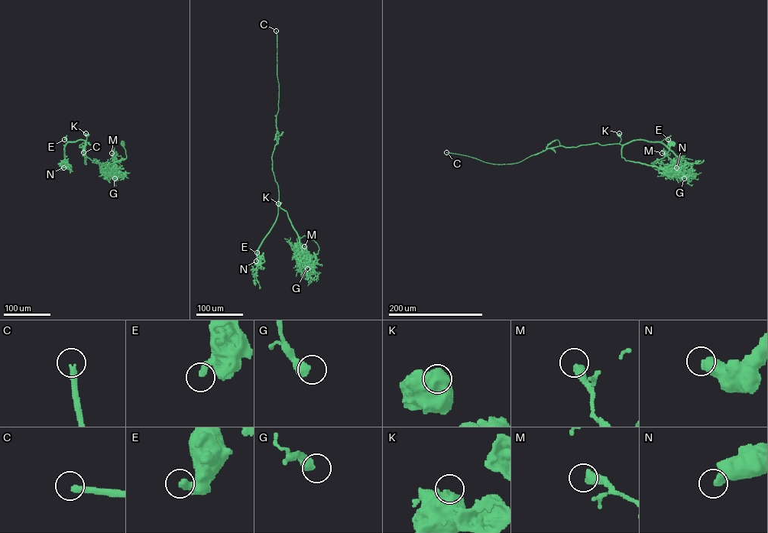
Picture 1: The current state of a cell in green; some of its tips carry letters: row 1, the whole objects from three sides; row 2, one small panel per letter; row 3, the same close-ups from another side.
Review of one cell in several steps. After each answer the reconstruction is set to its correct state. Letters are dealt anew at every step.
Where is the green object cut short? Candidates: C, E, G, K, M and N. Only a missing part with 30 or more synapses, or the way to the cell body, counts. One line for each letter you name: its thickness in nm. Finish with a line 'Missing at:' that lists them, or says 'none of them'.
C: 280 nm
G: 550 nm
Missing at: C, G

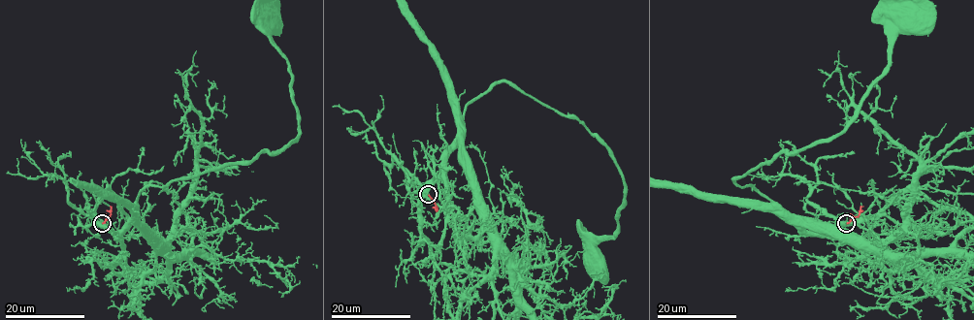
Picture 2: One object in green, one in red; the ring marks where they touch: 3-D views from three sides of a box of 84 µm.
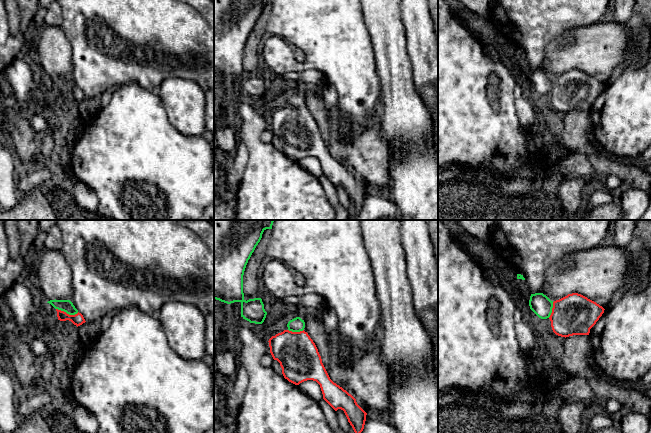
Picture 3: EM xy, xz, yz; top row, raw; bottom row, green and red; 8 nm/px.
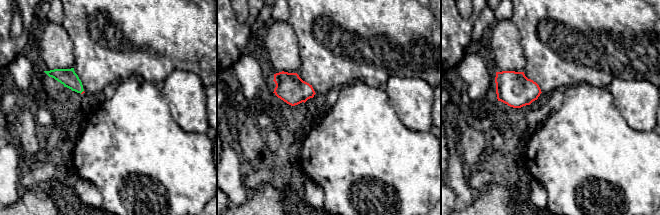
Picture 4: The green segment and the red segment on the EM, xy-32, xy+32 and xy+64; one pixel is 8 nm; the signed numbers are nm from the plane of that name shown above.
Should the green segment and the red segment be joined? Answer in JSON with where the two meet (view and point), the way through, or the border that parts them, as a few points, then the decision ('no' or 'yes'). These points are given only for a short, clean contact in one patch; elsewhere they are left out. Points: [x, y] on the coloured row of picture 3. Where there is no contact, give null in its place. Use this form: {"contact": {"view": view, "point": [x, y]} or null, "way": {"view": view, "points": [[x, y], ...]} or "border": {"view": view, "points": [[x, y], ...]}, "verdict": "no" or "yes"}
{"contact": {"view": "xy", "point": [67, 313]}, "way": {"view": "xy", "points": [[67, 306], [67, 313], [72, 314], [77, 319]]}, "verdict": "yes"}

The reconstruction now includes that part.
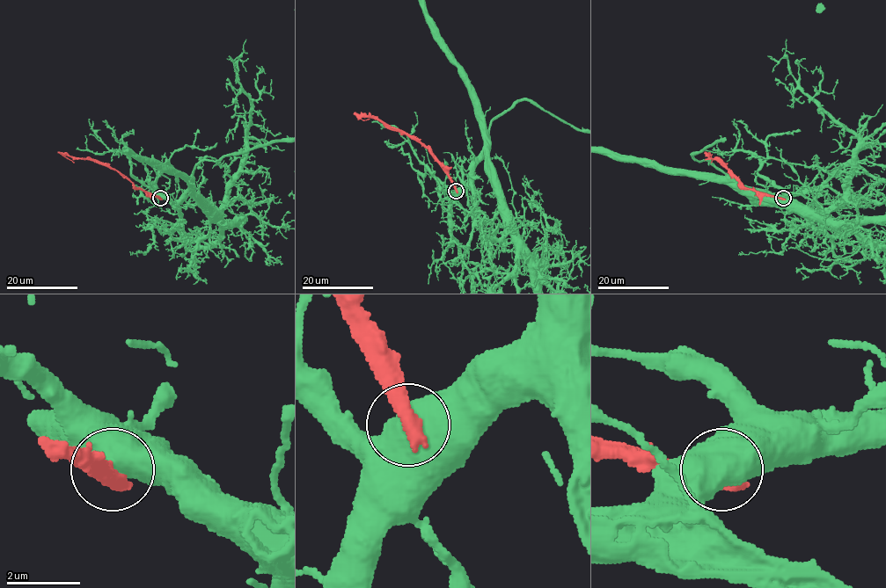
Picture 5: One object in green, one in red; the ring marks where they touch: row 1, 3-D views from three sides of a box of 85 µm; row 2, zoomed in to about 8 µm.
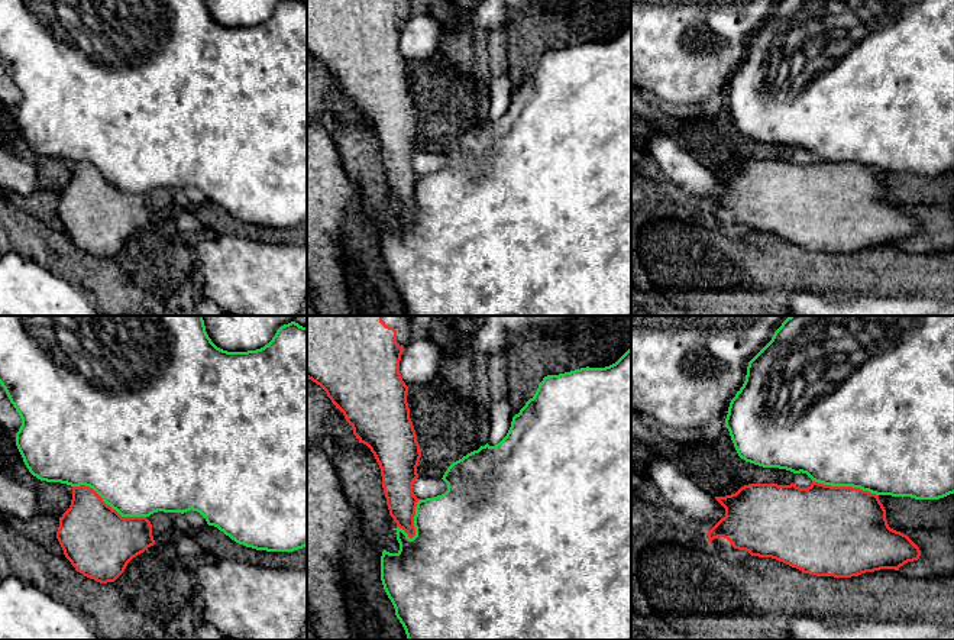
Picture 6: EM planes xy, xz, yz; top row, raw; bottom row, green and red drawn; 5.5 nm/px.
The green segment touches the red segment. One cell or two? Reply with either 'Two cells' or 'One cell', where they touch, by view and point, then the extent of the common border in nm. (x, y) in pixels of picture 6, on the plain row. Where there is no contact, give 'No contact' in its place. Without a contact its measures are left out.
Two cells. Touches green at xy (109, 180). Shared border 440 nm

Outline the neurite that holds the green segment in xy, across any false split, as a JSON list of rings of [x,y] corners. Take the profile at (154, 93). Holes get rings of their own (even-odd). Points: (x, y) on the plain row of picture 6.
[[[0,0],[0,59],[22,94],[16,122],[38,155],[90,162],[122,193],[193,185],[246,223],[294,227],[307,222],[307,3],[284,0],[261,25],[227,28],[211,17],[204,0]]]

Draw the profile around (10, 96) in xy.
[[[0,59],[0,100],[16,111],[22,101],[22,94],[10,78],[4,64]]]

